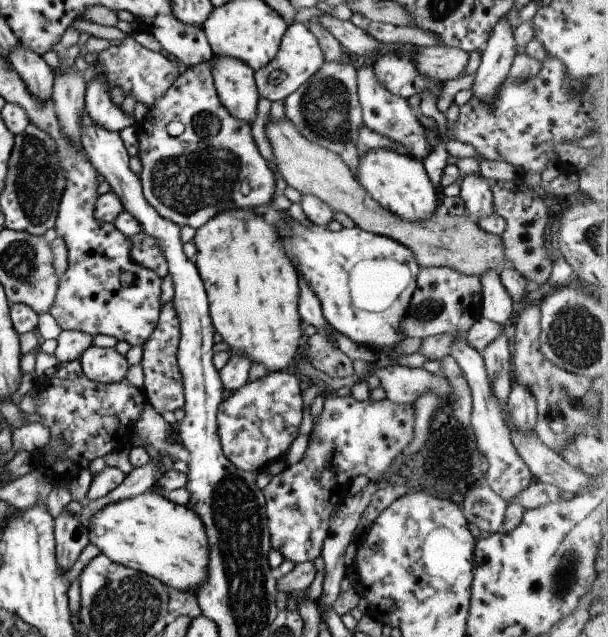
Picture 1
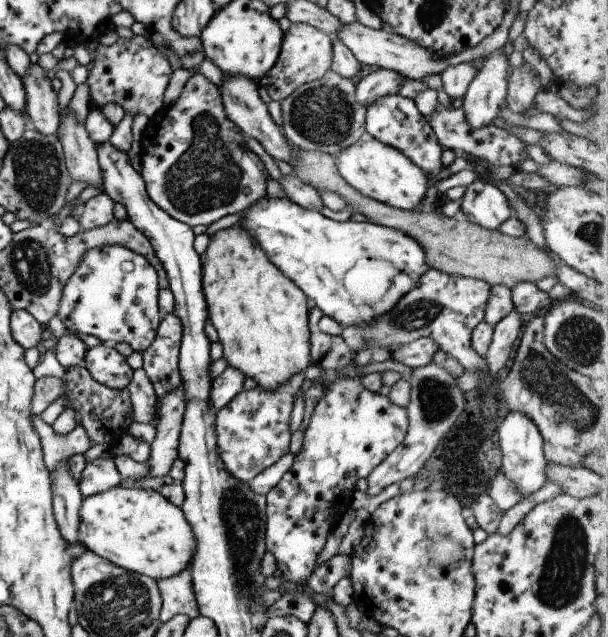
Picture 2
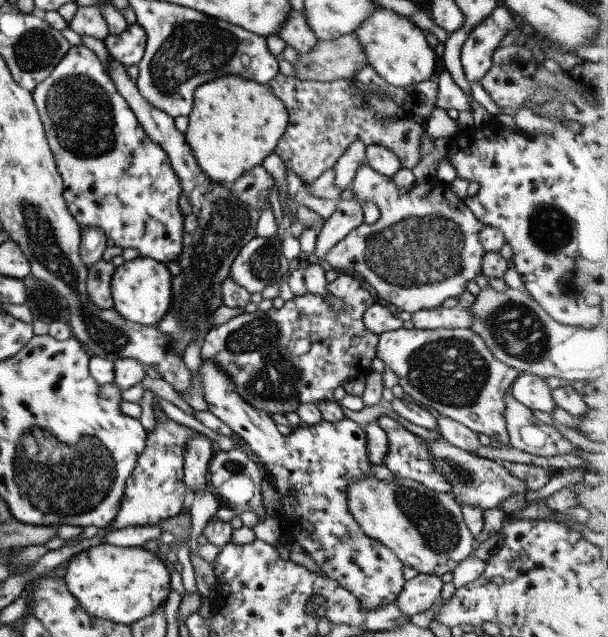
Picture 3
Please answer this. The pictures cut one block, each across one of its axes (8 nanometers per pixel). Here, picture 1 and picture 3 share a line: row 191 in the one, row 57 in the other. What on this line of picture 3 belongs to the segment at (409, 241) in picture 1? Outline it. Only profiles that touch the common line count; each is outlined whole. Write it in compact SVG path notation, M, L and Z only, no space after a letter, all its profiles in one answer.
M353 32L336 39L320 40L314 49L298 53L294 63L298 80L332 82L356 78L358 71L368 65L364 46Z

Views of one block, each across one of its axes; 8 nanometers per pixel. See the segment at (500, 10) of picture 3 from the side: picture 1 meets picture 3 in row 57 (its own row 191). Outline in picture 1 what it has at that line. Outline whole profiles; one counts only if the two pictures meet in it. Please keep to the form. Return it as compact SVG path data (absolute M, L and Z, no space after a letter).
M462 174L460 194L464 200L466 213L473 220L486 218L494 214L494 197L491 189L492 182L482 175Z

